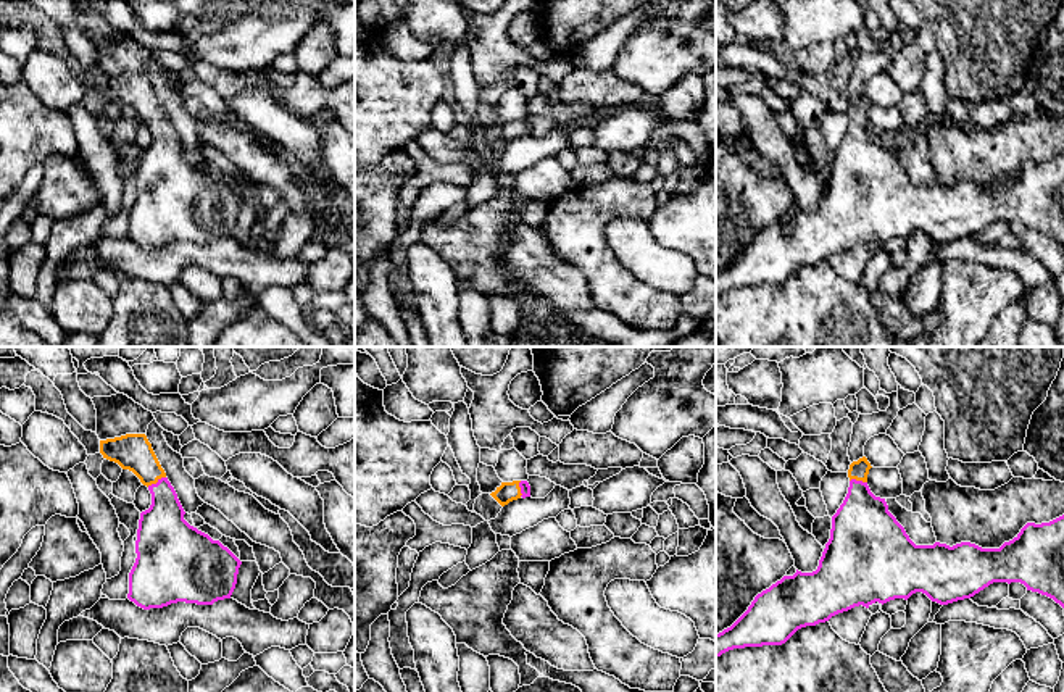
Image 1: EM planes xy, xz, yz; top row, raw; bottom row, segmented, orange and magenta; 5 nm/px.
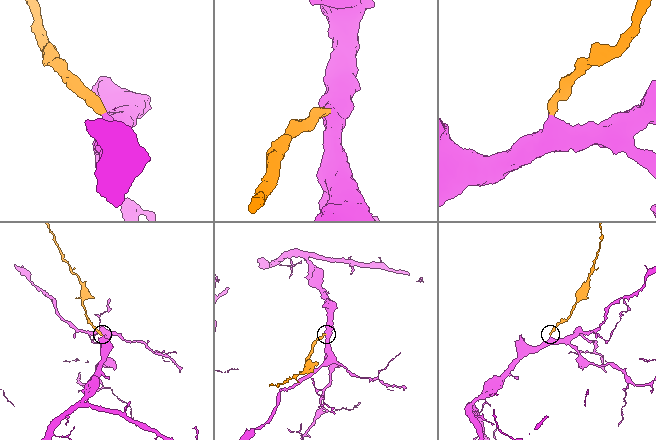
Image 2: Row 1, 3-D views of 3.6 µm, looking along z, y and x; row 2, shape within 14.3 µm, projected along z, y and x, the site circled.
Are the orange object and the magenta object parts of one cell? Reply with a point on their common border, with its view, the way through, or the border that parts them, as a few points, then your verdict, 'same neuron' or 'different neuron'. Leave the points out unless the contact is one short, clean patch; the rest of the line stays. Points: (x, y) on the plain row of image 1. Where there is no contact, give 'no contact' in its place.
xy (155, 121) | across xy (132, 91), (145, 104), (155, 121), (163, 133), (163, 170) | same neuron

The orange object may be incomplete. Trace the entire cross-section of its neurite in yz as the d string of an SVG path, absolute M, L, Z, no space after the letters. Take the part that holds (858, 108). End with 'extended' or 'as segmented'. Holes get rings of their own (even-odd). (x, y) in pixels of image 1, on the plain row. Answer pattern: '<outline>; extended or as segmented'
M866 95L850 103L848 132L832 155L830 177L825 182L817 208L813 211L796 208L793 215L783 215L758 232L748 248L730 266L716 273L716 297L734 287L782 284L801 266L825 261L832 255L859 244L869 247L875 240L883 244L895 237L908 239L916 231L925 232L932 240L948 244L970 237L993 221L1020 221L1027 229L1046 234L1064 247L1064 153L1049 161L1027 161L1012 179L1004 181L1000 187L982 187L970 181L953 186L940 181L916 184L888 150L885 137L871 131L867 124L871 106Z; extended

